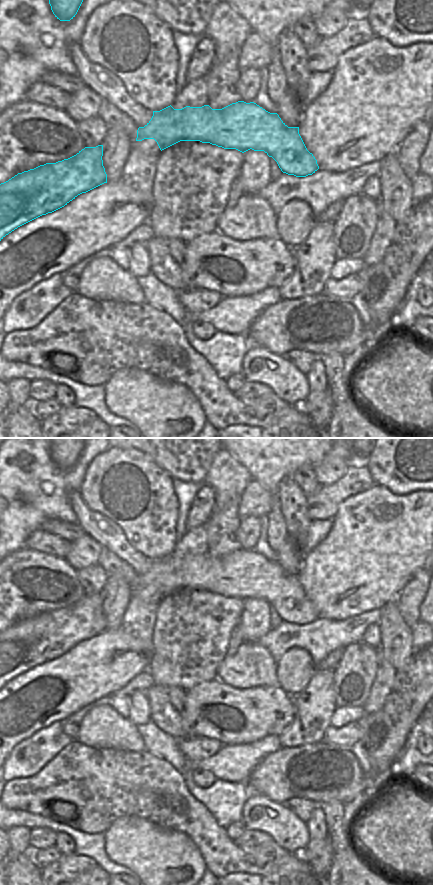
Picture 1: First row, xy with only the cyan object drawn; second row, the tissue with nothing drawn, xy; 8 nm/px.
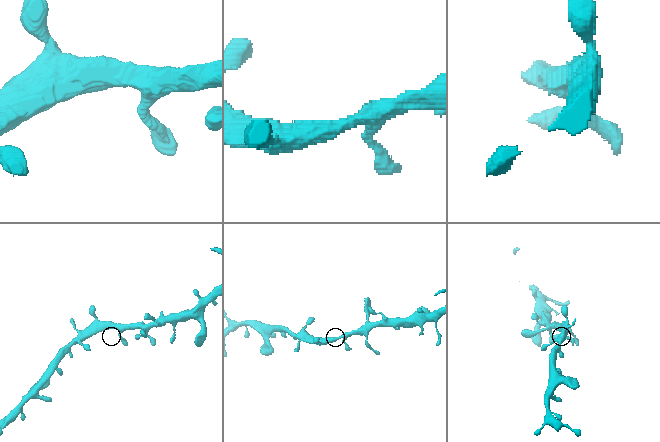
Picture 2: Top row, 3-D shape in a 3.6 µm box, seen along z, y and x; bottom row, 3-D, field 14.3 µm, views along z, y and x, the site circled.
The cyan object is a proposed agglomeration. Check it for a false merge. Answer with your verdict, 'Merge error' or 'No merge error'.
No merge error.

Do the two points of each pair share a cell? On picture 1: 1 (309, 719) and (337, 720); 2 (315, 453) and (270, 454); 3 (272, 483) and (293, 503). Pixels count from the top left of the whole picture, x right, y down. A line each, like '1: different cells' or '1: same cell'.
1: different cells
2: same cell
3: different cells

